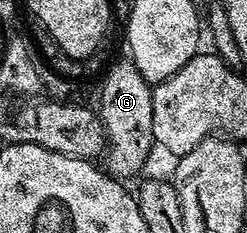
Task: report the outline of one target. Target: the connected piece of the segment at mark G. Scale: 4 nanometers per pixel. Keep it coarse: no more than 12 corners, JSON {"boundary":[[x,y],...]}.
{"boundary":[[129,59],[107,69],[105,169],[126,180],[155,140],[152,86]]}

